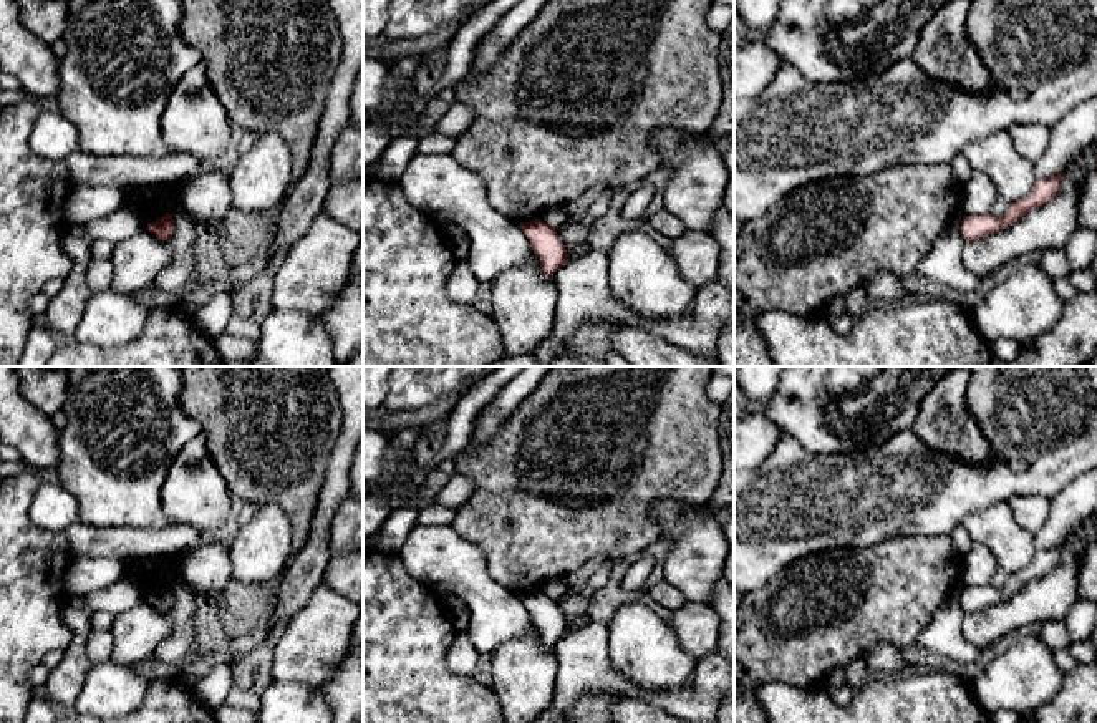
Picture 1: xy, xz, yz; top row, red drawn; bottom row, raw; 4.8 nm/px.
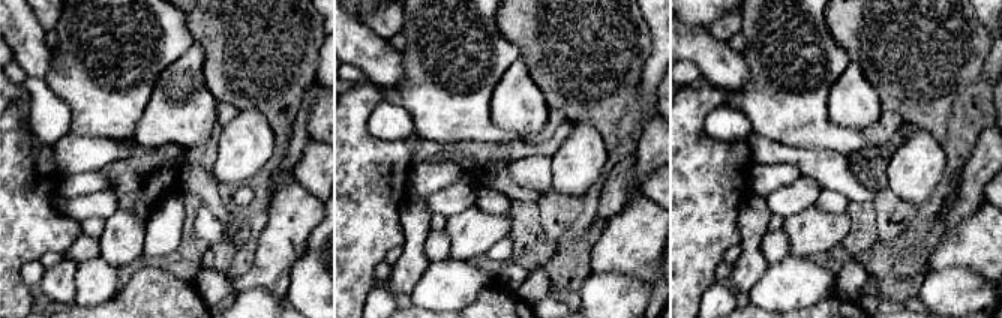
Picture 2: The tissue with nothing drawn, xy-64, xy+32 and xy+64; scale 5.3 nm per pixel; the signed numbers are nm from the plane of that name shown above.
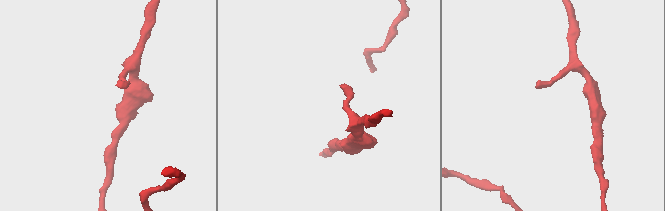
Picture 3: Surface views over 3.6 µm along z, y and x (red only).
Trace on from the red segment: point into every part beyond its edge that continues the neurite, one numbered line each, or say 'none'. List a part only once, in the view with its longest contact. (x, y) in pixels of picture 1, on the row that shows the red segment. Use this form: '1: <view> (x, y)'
none

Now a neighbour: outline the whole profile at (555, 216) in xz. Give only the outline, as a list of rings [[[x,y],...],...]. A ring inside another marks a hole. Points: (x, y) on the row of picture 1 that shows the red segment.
[[[552,206],[547,211],[544,211],[539,219],[548,226],[552,226],[553,229],[560,229],[565,224],[568,224],[570,216],[565,209],[565,206]]]

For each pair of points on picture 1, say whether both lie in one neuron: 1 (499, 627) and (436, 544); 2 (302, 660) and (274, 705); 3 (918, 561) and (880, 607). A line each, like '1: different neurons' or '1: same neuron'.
1: same neuron
2: different neurons
3: same neuron

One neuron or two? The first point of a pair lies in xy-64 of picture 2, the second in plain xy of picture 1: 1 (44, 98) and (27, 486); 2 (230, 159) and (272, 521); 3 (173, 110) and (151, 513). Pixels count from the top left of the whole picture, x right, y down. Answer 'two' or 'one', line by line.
1: two
2: one
3: two

